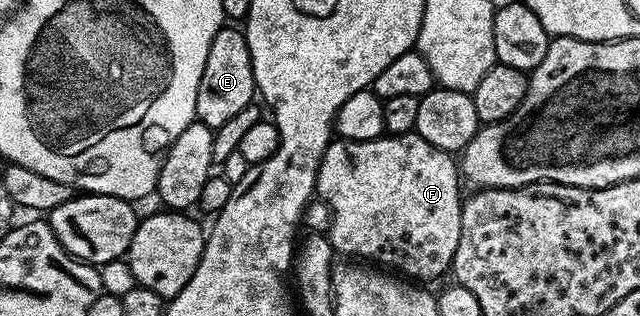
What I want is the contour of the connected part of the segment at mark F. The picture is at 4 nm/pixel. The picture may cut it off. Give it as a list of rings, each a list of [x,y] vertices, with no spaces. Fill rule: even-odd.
[[[396,133],[383,135],[371,141],[344,141],[334,139],[327,149],[321,150],[322,162],[318,168],[318,184],[316,193],[321,200],[328,203],[330,208],[330,246],[334,248],[335,254],[344,256],[346,259],[361,259],[366,263],[373,263],[378,267],[385,267],[395,274],[406,279],[413,279],[418,283],[430,283],[433,277],[438,277],[442,272],[449,270],[454,263],[456,247],[460,243],[460,231],[462,230],[462,202],[464,200],[463,186],[460,184],[460,165],[451,154],[440,151],[440,147],[432,147],[428,139],[424,139],[419,133]]]

